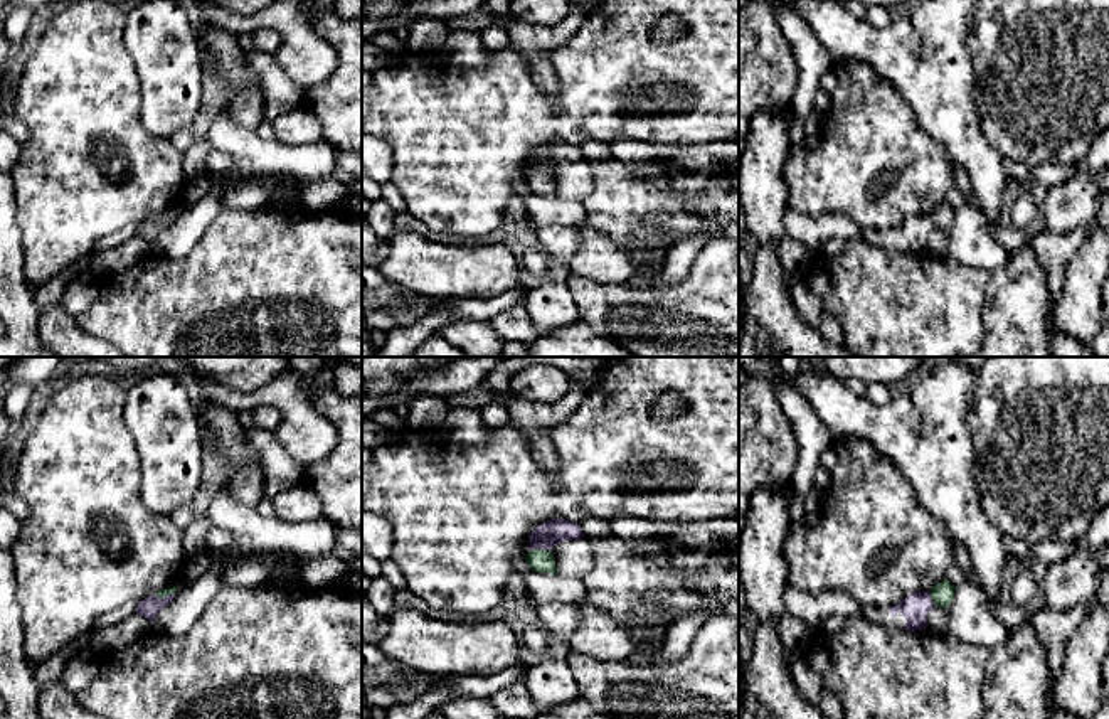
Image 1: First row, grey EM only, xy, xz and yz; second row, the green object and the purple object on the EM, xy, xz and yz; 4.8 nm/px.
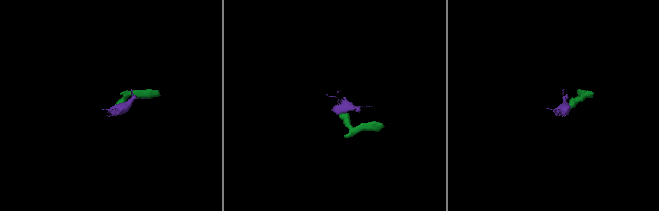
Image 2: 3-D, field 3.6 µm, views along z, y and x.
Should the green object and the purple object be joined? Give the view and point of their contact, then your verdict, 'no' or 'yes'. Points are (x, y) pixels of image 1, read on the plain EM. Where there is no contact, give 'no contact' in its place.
xz (539, 172) | yes

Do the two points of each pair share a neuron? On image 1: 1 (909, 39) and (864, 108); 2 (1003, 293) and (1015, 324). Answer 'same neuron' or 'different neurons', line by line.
1: different neurons
2: same neuron

